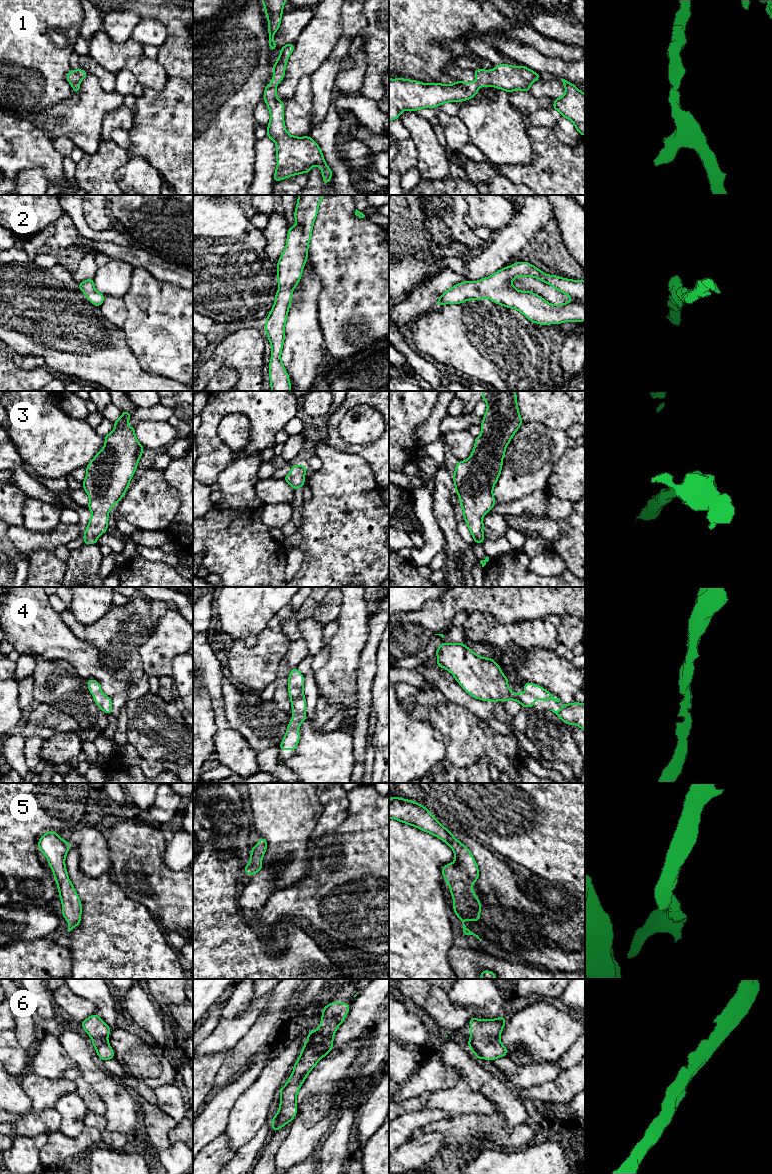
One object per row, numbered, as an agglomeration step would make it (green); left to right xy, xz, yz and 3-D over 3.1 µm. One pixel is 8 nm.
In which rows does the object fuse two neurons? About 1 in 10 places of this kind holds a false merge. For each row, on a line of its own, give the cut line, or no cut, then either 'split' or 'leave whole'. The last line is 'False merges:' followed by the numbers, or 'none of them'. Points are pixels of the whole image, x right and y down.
1: no cut; leave whole
2: no cut; leave whole
3: no cut; leave whole
4: no cut; leave whole
5: no cut; leave whole
6: no cut; leave whole
False merges: none of them

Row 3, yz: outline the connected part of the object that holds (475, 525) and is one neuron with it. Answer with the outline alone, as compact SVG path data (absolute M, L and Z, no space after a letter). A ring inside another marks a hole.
M482 391L487 403L481 435L465 461L458 461L453 475L463 518L474 543L483 543L482 517L495 506L493 488L501 474L506 446L523 423L515 391Z

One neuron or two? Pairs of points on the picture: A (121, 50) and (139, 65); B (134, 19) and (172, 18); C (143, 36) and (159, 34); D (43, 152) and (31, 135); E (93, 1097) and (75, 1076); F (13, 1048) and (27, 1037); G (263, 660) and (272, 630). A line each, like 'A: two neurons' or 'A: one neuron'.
A: two neurons
B: two neurons
C: one neuron
D: one neuron
E: one neuron
F: two neurons
G: one neuron

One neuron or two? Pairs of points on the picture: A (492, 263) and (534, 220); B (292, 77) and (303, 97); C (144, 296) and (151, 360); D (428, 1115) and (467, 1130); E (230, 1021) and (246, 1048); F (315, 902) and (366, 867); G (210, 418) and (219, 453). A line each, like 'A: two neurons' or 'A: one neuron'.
A: one neuron
B: two neurons
C: one neuron
D: two neurons
E: two neurons
F: one neuron
G: one neuron

